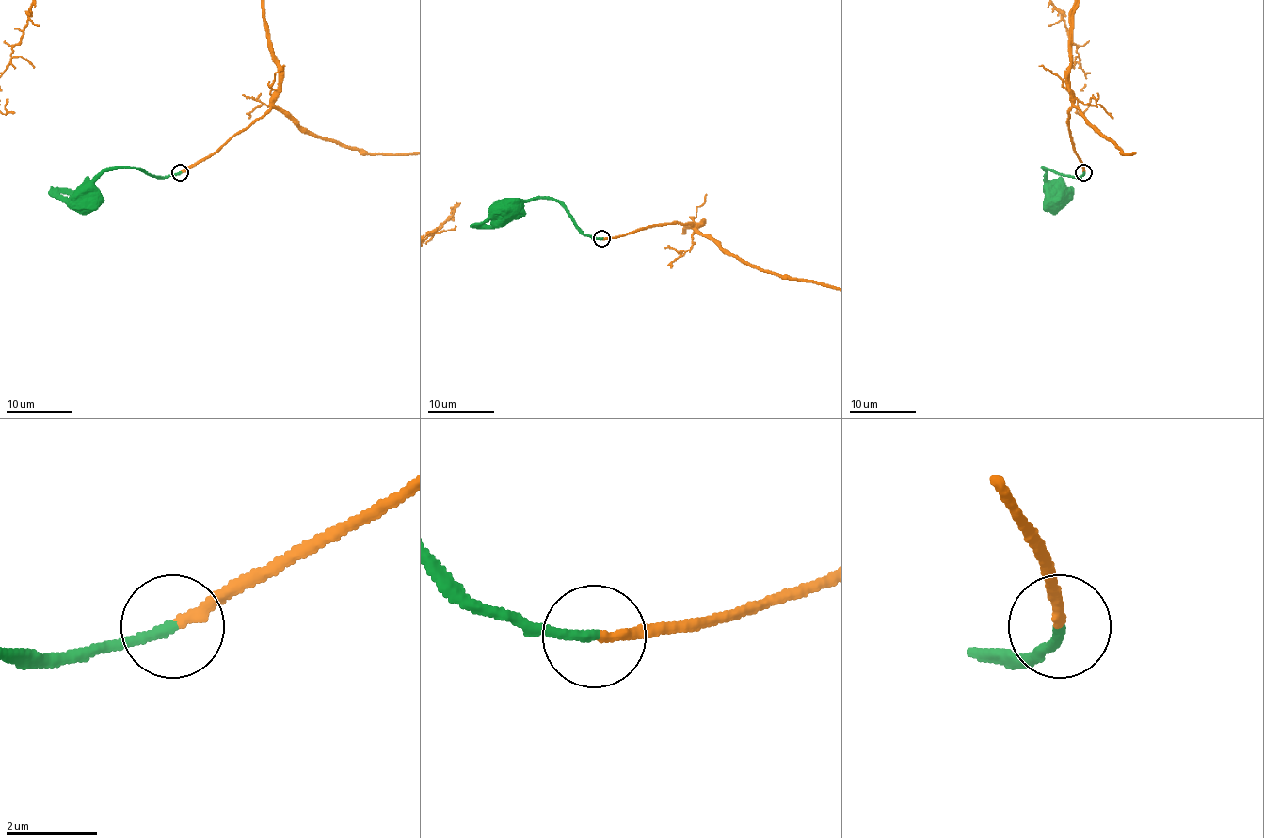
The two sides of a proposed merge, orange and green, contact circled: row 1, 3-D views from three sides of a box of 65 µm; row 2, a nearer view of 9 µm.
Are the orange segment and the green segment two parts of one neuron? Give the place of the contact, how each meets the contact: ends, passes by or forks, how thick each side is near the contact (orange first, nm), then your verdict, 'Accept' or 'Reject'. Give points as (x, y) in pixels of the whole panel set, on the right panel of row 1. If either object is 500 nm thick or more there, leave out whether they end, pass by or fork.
Place: (1083, 172). At the ring orange ends. At the ring green ends. Thickness 200 nm (orange) against 200 nm. Accept

